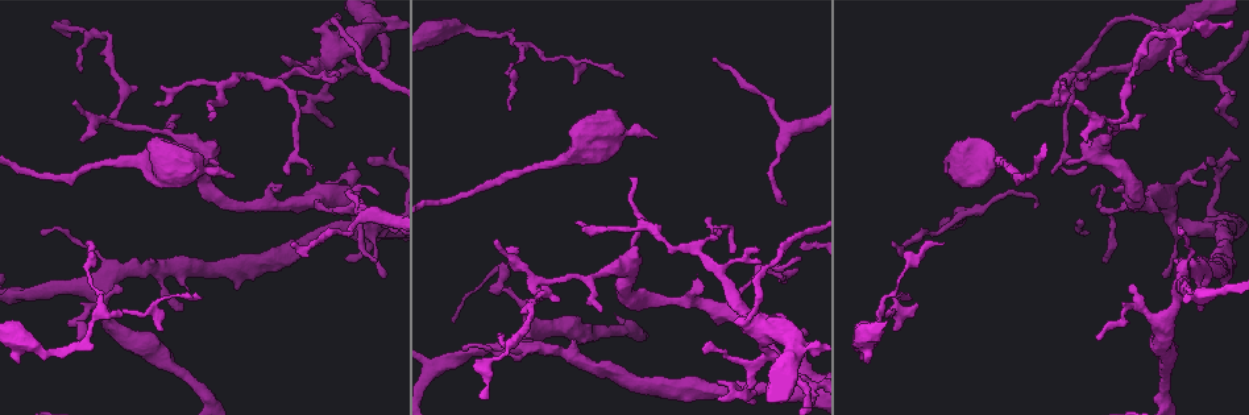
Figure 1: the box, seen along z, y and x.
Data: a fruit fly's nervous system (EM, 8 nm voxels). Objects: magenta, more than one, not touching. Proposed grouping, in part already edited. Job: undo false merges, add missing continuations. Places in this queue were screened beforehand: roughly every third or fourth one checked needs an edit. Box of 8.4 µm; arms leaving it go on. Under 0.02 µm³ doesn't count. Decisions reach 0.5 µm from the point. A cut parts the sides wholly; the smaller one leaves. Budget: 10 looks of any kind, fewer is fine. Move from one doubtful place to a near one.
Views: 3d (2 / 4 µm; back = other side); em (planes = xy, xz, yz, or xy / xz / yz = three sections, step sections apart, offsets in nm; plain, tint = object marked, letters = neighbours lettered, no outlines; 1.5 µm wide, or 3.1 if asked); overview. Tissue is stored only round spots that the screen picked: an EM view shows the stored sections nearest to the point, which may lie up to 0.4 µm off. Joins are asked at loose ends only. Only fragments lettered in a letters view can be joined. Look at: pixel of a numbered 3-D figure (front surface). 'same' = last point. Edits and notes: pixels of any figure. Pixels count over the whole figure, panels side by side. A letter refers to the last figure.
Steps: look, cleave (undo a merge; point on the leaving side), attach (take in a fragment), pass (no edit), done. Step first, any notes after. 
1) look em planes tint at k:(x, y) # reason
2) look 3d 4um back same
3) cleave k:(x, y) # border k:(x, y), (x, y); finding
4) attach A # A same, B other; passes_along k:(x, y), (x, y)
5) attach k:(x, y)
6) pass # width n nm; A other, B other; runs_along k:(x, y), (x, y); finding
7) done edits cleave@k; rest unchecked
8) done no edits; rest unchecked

look em xy step 8 letters at 1:(523, 349) # side arm on a straight run

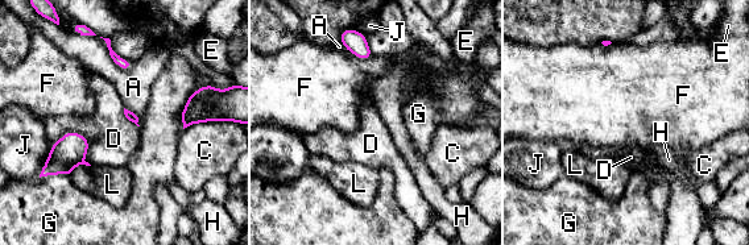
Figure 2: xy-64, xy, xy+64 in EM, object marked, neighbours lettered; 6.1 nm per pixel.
pass # longest_contact A 280 nm; A other, C other, D other, E other, F other, G other, H other, J other, L other; all the same neuron

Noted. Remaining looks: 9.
look em planes plain at 1:(654, 137) # an open end

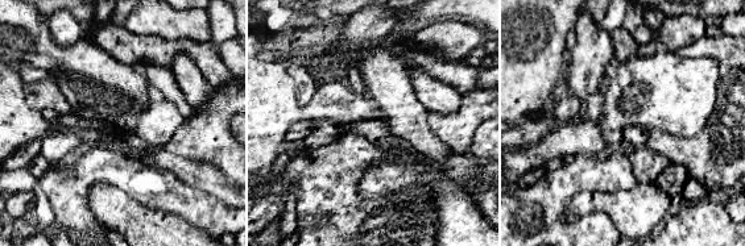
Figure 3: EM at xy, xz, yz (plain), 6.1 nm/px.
look em planes letters same

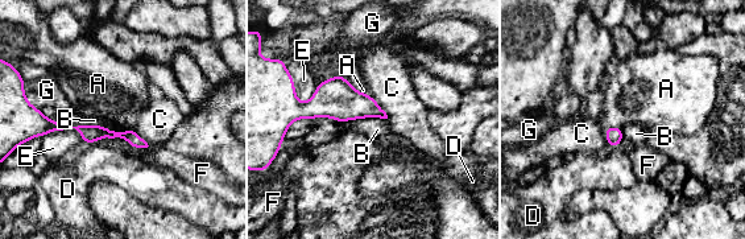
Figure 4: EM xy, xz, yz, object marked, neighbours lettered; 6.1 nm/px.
pass # A other, B other, C other, D other, E other, F other, G other; runs_along 4:(81, 128), (129, 135), (143, 144); no lettered fragment goes on from it

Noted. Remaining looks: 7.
look em yz step 8 letters at 1:(909, 296) # branch stops here

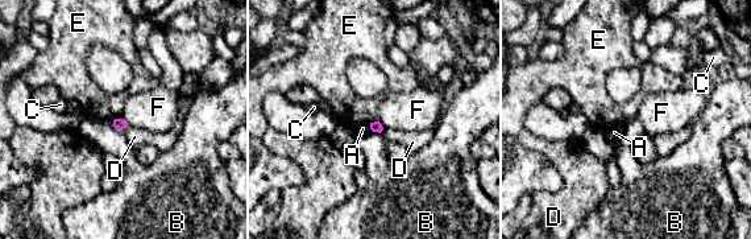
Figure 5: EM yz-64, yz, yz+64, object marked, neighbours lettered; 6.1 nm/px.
look em planes letters same

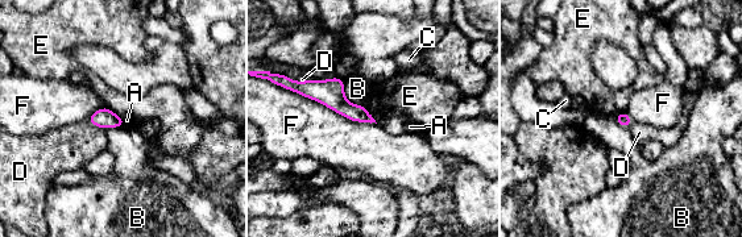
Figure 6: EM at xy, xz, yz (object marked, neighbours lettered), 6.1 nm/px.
pass # longest_contact F 650 nm; A other, B other, C other, D other, E other, F other; border 6:(276, 84), (345, 119), (376, 124); no lettered fragment goes on from it

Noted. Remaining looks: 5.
look em xz step 8 tint at 1:(81, 72) # thin end

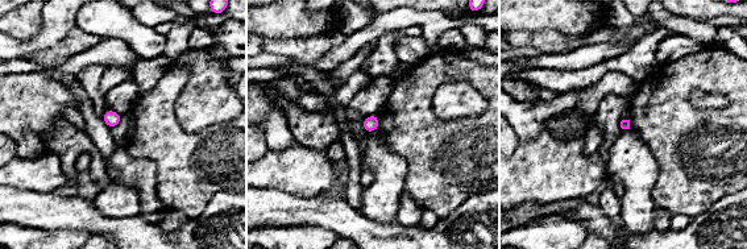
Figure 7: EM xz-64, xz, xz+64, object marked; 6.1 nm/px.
look em planes tint same

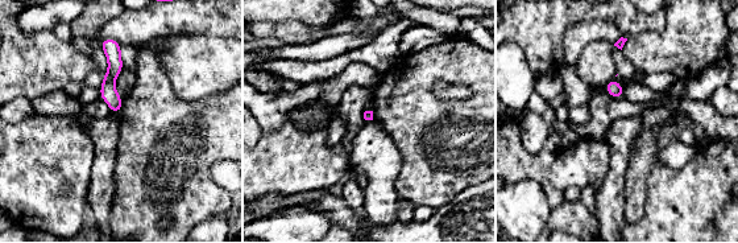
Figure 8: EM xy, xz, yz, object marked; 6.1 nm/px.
look em planes letters same

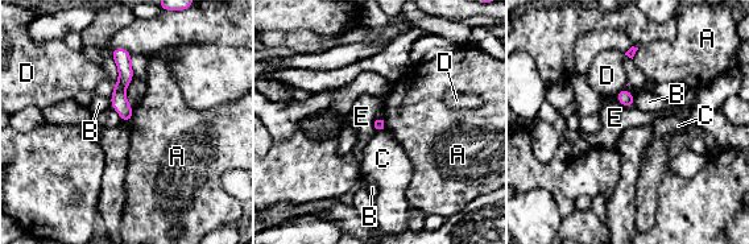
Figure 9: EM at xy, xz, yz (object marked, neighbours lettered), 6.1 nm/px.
pass # A other, B other, C other, D other, E other; runs_along 9:(119, 50), (120, 104), (127, 119); no lettered fragment goes on from it

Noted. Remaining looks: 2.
done no edits; rest unchecked

